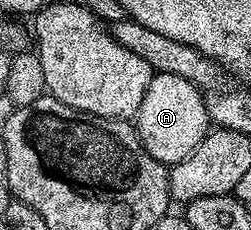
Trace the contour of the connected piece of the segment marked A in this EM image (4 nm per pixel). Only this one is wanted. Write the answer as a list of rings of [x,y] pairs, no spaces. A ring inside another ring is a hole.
[[[156,73],[148,83],[148,93],[140,101],[136,116],[138,140],[156,161],[173,165],[184,161],[211,130],[210,114],[206,108],[203,92],[192,81],[184,81],[176,73]]]

